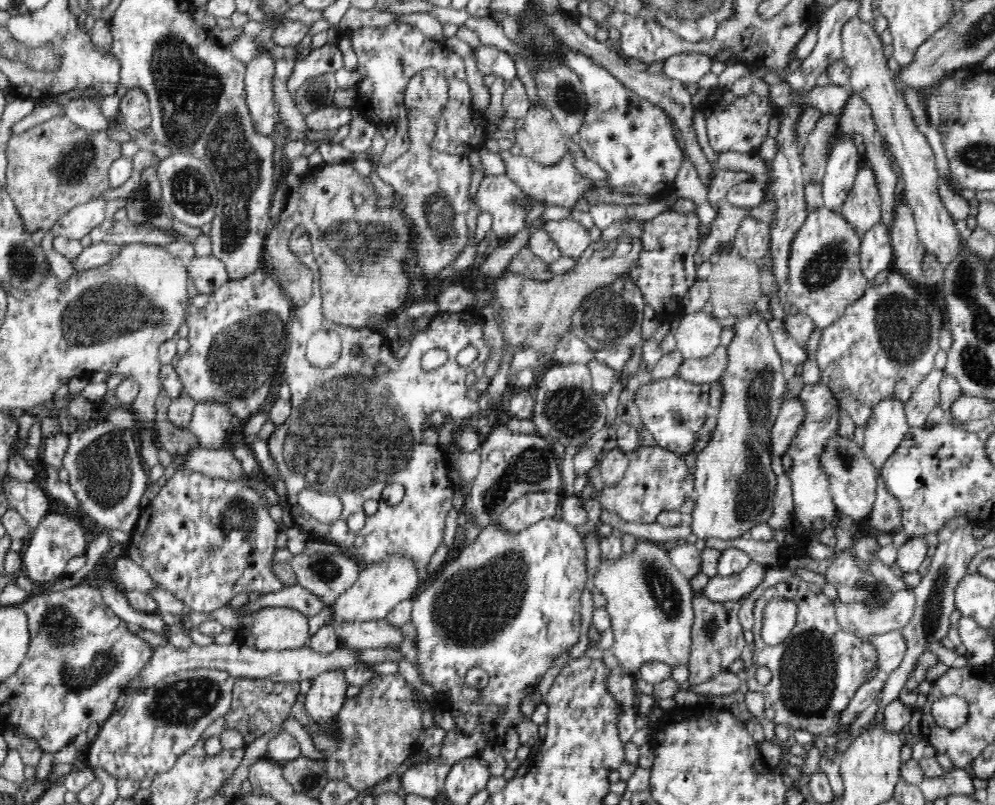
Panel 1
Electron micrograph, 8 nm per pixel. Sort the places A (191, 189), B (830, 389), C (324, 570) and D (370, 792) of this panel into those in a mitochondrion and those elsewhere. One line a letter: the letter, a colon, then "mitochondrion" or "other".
A: mitochondrion
B: other
C: mitochondrion
D: other

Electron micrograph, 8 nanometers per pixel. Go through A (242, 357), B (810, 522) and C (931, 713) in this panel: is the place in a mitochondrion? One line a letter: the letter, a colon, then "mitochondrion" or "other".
A: mitochondrion
B: other
C: other

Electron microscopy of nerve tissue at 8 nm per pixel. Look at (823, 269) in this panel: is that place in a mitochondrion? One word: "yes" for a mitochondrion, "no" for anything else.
yes

